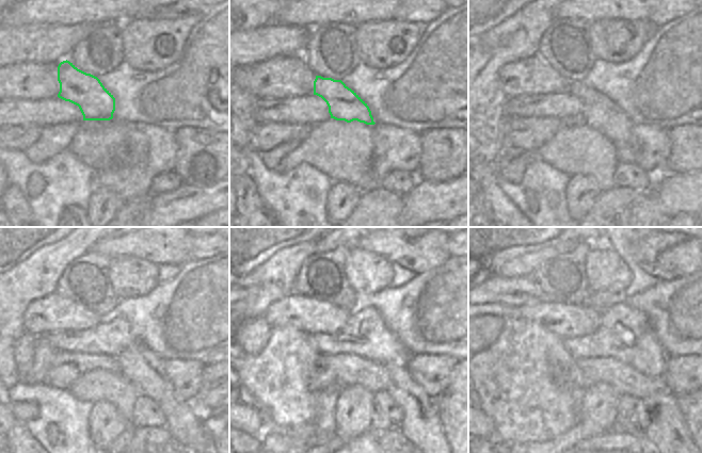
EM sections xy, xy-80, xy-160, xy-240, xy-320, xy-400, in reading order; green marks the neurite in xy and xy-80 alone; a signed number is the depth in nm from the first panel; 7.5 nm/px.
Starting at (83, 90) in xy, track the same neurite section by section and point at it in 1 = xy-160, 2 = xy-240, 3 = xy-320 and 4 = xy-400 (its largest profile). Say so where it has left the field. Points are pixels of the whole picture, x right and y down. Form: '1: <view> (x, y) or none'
1: xy-160 (599, 112)
2: xy-240 (142, 367)
3: xy-320 (420, 424)
4: xy-400 (667, 432)

